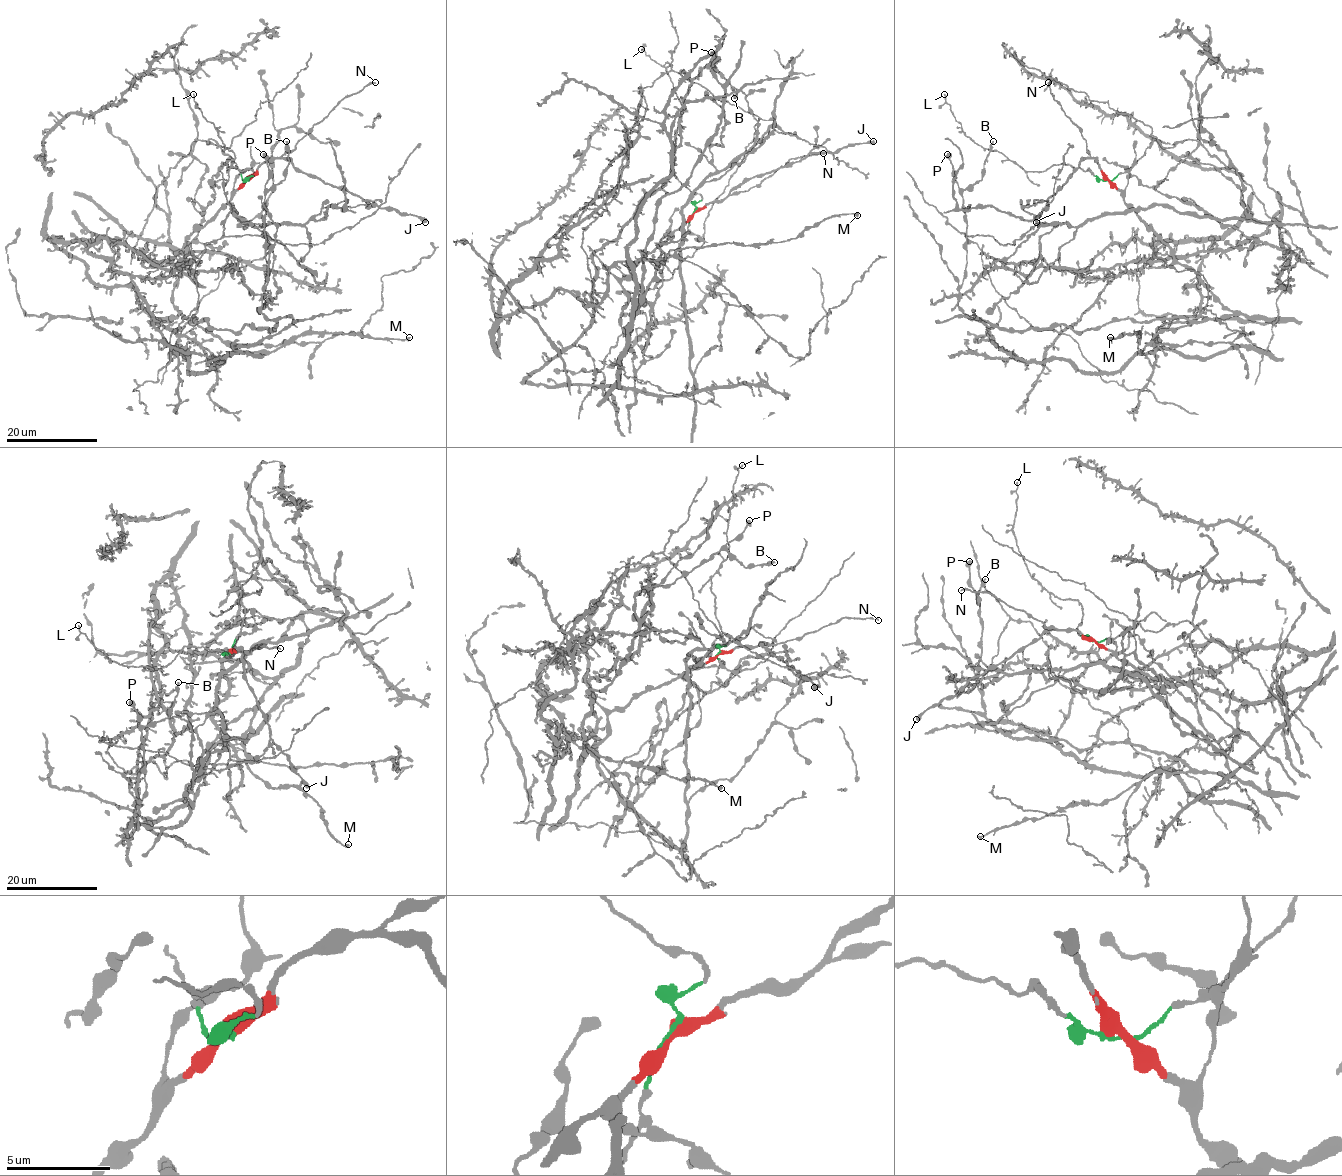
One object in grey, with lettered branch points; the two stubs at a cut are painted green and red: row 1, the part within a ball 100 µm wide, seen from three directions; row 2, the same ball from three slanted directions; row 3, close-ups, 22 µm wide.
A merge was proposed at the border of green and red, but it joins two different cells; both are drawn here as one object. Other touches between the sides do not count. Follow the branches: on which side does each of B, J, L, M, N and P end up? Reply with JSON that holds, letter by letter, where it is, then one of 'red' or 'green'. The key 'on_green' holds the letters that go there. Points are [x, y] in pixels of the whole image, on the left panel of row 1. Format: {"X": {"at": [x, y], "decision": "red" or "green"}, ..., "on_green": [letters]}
{"B": {"at": [286, 141], "decision": "red"}, "J": {"at": [425, 222], "decision": "red"}, "L": {"at": [193, 94], "decision": "green"}, "M": {"at": [409, 337], "decision": "red"}, "N": {"at": [375, 82], "decision": "red"}, "P": {"at": [263, 154], "decision": "red"}, "on_green": ["L"]}

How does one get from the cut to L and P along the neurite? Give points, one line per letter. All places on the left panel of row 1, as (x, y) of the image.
L: (246, 180), (254, 173), (250, 169), (236, 169), (225, 164), (226, 172), (234, 155), (202, 115), (193, 94)
P: (246, 180), (173, 262), (173, 303), (184, 318), (238, 332), (276, 322), (261, 311), (263, 153)

